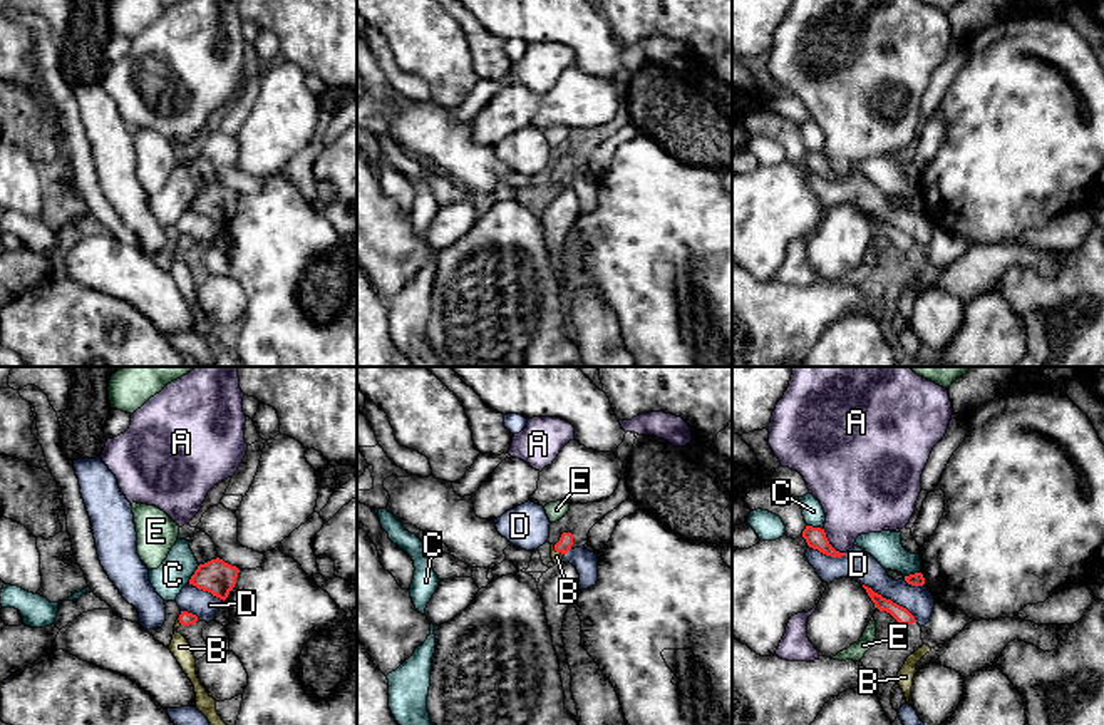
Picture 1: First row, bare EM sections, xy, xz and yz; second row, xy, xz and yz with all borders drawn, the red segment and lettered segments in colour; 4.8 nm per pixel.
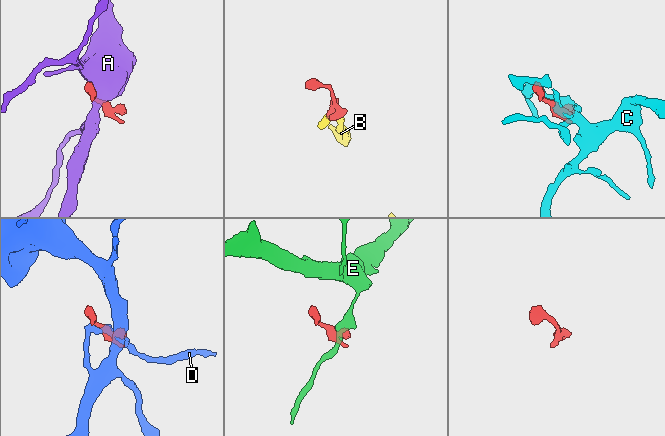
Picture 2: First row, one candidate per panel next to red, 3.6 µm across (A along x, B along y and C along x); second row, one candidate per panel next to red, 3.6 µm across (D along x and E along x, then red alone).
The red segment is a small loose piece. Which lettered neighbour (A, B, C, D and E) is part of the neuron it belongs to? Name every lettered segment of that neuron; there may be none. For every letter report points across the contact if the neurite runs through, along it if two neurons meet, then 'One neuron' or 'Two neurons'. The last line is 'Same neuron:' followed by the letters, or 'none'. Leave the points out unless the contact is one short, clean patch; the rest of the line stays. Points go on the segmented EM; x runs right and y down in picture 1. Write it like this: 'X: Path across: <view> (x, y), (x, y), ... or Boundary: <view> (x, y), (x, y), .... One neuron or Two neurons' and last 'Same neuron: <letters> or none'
A: Two neurons
B: Path across: xy (185, 618), (180, 622), (175, 628), (180, 647). One neuron
C: Two neurons
D: Two neurons
E: Boundary: yz (877, 606), (880, 610). Two neurons
Same neuron: B

